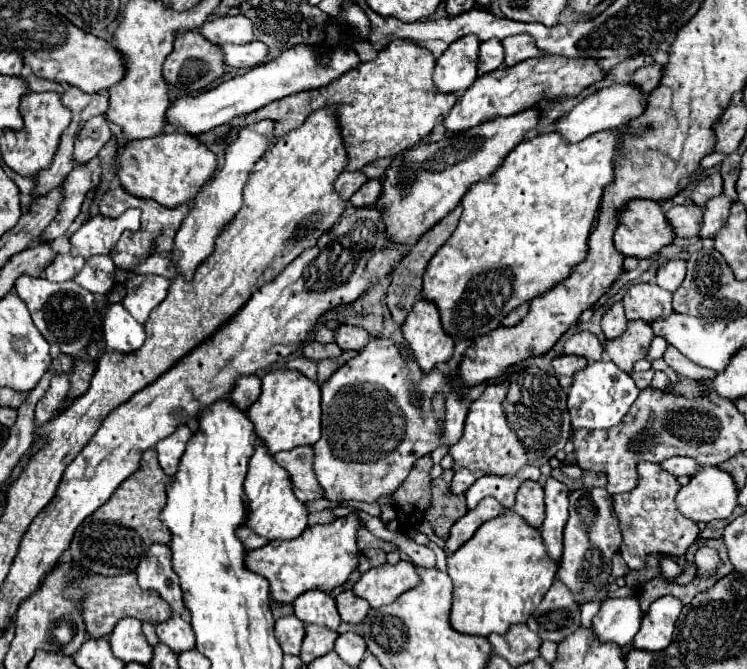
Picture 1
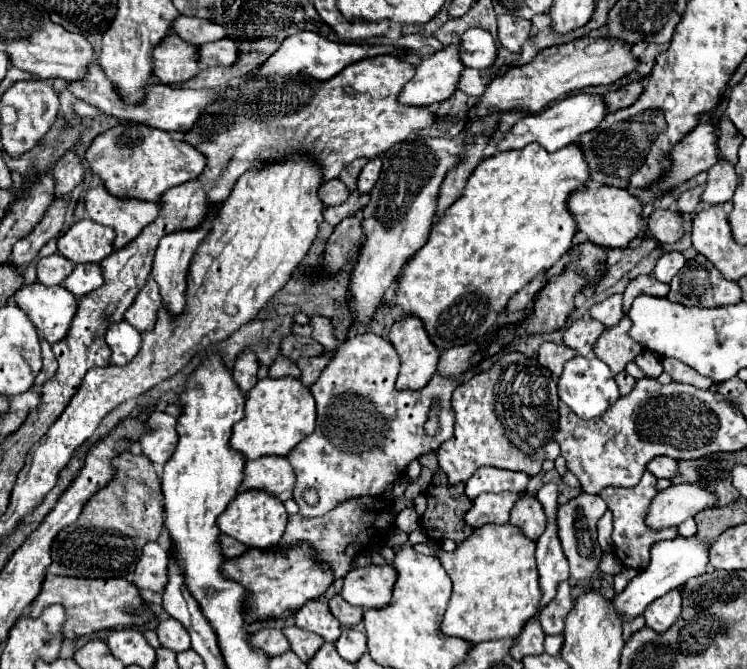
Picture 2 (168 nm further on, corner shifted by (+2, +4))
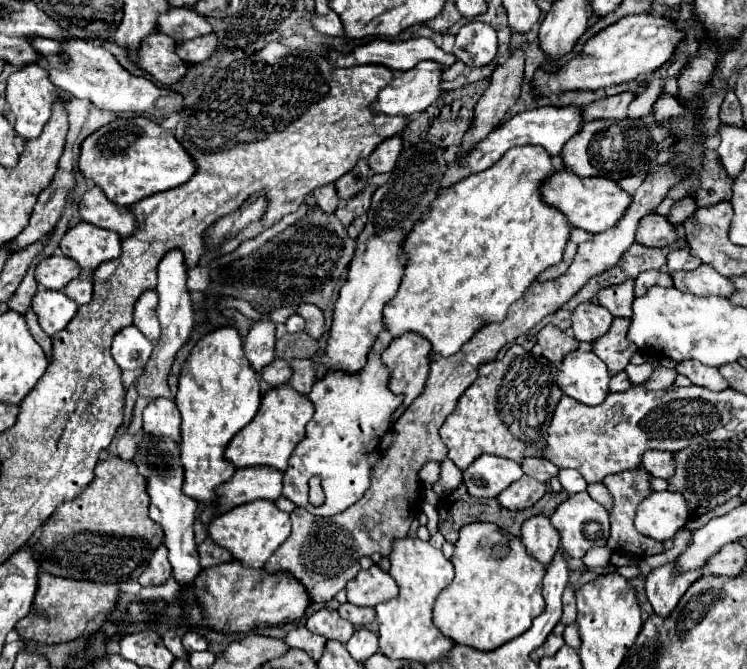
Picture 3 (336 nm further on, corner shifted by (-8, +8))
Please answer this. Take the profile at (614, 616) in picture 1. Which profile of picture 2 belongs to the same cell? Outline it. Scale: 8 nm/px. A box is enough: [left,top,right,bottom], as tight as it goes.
[614,536,710,618]

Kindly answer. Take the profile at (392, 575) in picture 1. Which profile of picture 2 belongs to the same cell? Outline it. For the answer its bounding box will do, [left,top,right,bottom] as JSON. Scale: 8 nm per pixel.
[342,566,396,608]

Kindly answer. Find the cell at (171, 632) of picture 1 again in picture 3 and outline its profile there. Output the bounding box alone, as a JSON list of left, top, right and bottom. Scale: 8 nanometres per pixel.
[182,630,208,652]

